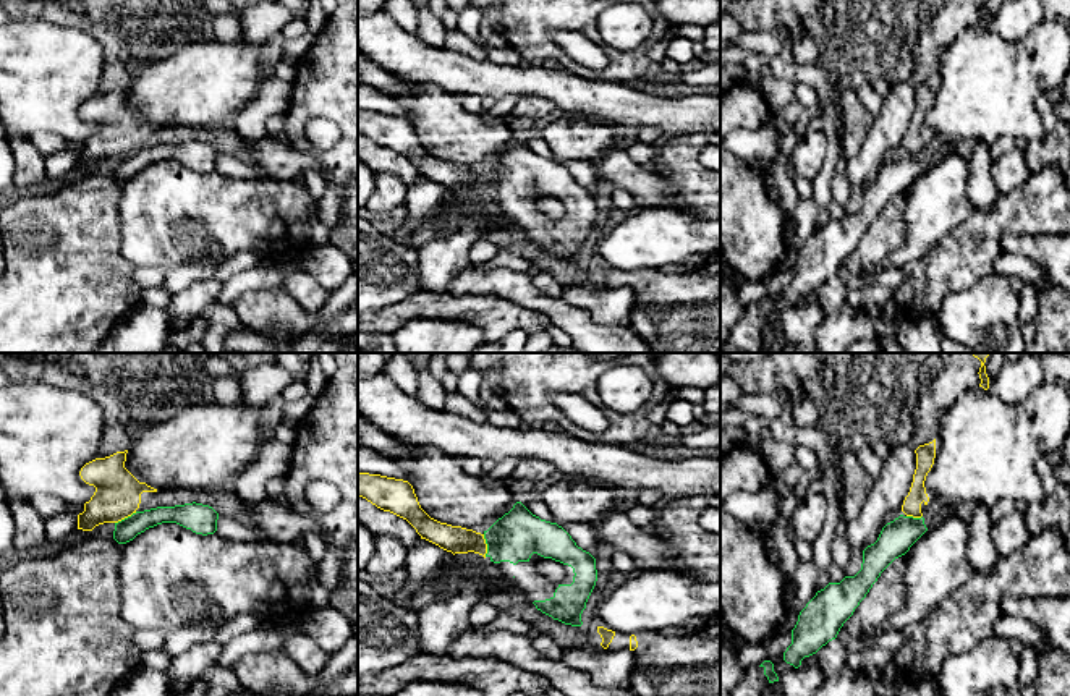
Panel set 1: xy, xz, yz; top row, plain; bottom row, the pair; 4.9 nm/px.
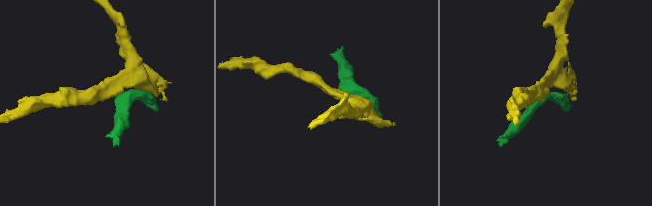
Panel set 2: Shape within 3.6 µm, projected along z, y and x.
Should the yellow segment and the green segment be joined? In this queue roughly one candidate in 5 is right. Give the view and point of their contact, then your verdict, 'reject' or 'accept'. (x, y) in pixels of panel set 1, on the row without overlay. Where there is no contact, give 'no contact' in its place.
meets yellow in xz at (486, 183); reject

